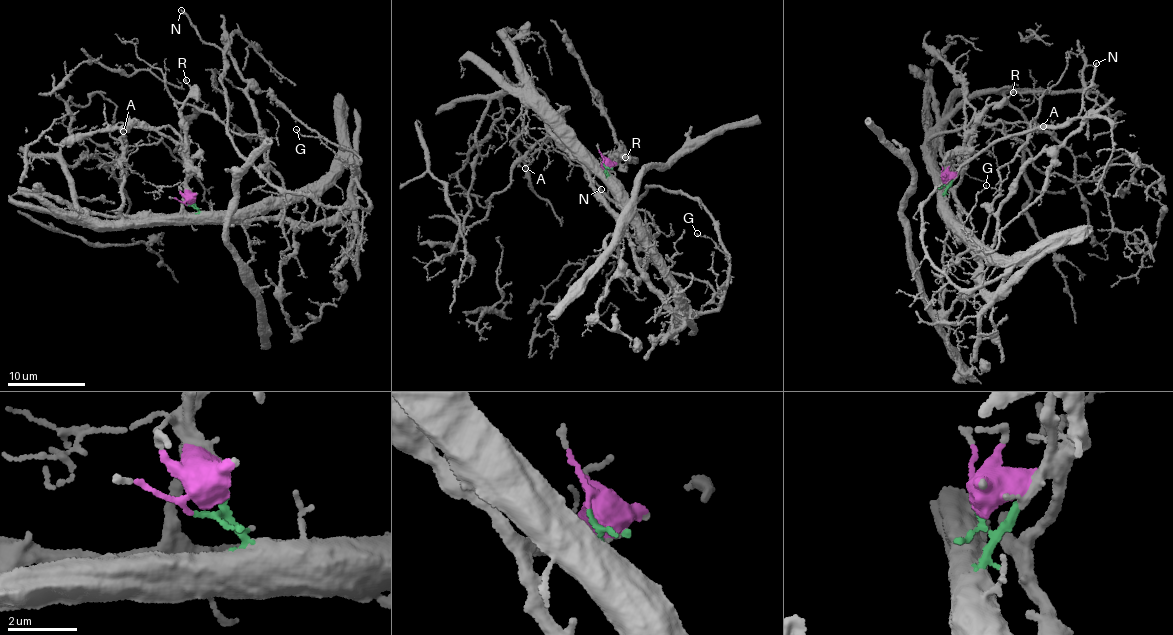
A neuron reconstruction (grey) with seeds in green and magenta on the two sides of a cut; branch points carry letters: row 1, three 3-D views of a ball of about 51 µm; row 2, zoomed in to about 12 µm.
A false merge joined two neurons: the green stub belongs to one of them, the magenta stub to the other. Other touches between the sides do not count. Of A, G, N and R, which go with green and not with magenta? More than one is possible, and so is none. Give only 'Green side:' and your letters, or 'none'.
Green side: A, G, N

